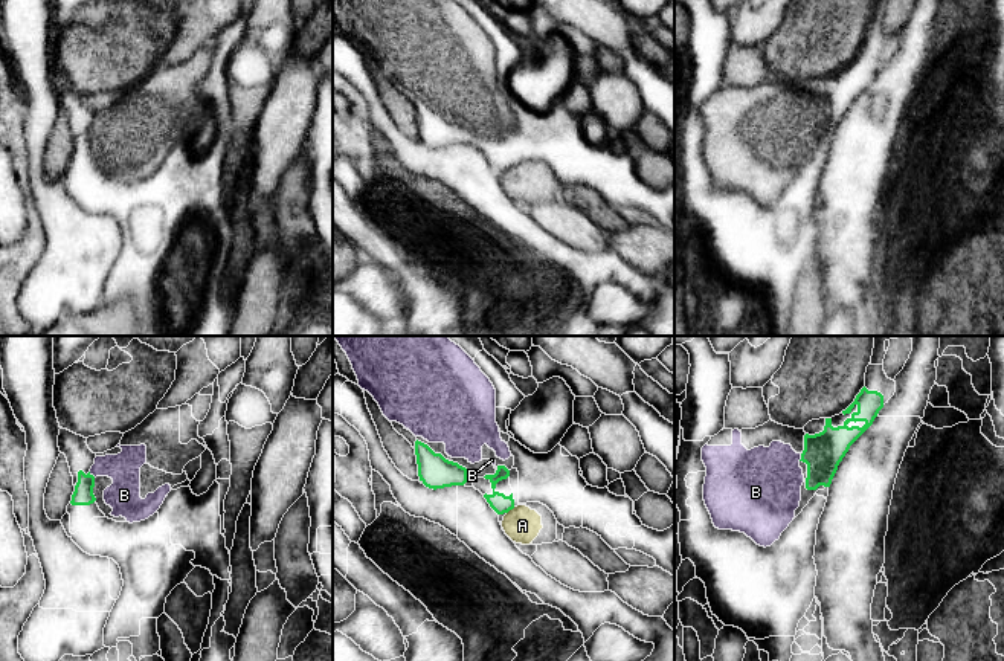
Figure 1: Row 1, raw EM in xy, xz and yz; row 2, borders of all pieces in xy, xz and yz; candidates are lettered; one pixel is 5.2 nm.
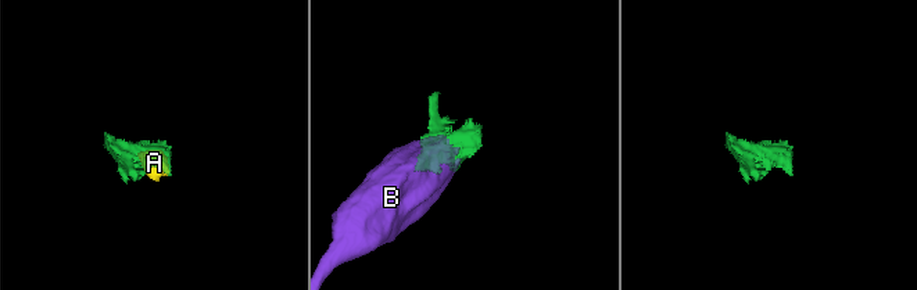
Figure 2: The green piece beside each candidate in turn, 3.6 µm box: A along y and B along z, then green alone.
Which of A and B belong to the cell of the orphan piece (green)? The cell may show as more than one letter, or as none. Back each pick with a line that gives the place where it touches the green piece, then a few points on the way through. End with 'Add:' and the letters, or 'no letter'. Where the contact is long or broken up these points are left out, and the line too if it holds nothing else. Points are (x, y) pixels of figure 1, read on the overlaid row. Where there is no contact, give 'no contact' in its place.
B: meets green in xy at (92, 475)
Add: B

